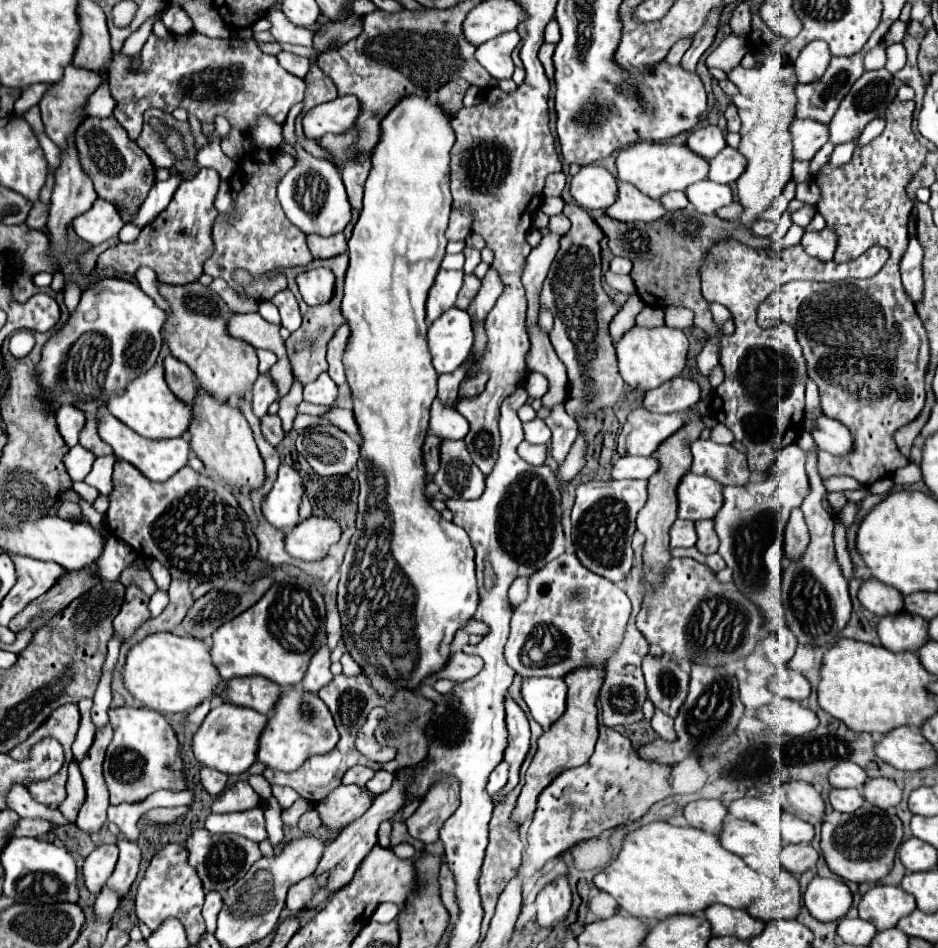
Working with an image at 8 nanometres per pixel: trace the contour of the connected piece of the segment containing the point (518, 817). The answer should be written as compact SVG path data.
M580 668L574 670L570 676L566 676L566 684L568 684L568 702L566 702L566 712L564 716L554 722L550 726L550 730L546 730L540 738L538 738L538 752L530 764L530 768L526 770L524 776L524 786L522 792L518 796L516 808L512 810L512 822L520 828L526 820L532 818L534 810L536 810L536 800L540 796L540 792L564 770L568 768L576 768L582 766L594 752L594 744L598 740L598 710L596 710L596 700L598 700L598 692L602 686L602 678L600 678L602 670L592 670L592 668Z

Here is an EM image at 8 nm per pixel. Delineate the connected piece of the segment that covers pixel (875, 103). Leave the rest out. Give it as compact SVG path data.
M882 68L882 70L874 70L874 72L864 72L858 78L858 82L850 88L846 98L840 102L838 112L834 114L832 122L828 124L830 126L830 142L842 144L842 142L856 140L870 120L884 116L888 104L894 98L896 98L896 86L894 86L894 78L892 78L892 74L888 70Z

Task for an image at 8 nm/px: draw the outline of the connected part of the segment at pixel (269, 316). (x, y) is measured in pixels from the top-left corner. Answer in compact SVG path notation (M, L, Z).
M264 300L264 302L260 302L260 316L264 318L264 320L268 320L268 322L272 322L272 324L280 324L280 316L278 316L278 308L272 304L272 302L268 302L268 300Z

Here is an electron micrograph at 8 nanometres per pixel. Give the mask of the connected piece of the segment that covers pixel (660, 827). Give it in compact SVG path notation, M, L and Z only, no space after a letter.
M652 822L626 834L622 852L614 862L610 862L602 872L594 876L594 884L600 890L608 892L620 904L620 908L624 908L632 916L650 918L656 922L676 914L696 914L716 902L726 904L730 908L748 908L760 896L758 874L752 868L748 868L740 856L728 852L718 842L716 834L690 826L680 828L668 822Z

